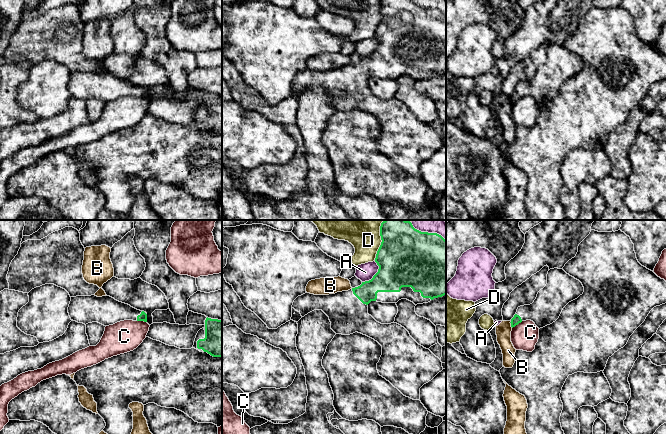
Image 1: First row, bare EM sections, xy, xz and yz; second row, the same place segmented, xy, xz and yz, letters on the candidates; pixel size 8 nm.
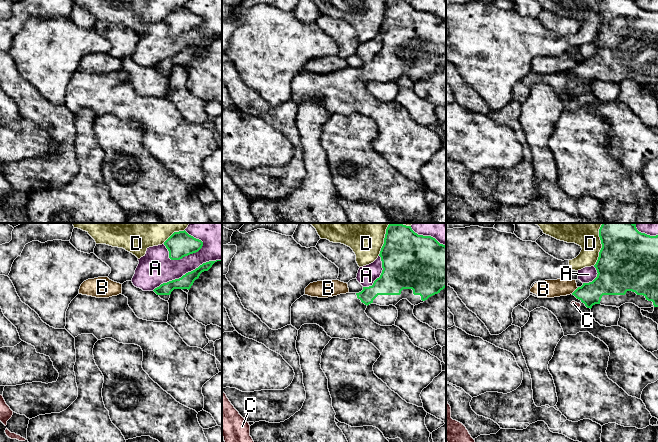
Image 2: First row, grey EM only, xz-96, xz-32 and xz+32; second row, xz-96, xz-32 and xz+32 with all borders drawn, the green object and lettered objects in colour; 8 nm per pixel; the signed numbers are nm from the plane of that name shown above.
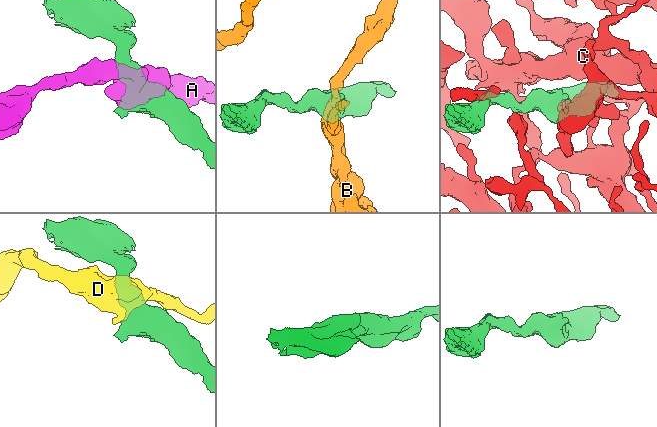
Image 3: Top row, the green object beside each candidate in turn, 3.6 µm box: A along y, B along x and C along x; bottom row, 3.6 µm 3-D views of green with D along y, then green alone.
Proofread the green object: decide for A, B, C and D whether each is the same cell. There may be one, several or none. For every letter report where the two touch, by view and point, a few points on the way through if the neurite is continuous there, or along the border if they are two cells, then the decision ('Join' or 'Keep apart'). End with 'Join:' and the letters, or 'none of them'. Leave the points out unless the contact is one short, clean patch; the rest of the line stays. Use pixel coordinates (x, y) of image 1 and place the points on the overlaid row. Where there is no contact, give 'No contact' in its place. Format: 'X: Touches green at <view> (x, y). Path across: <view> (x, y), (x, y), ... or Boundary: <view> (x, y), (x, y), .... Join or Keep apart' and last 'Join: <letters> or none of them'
A: Touches green at xz (375, 274). Keep apart
B: Touches green at yz (511, 324). Boundary: yz (510, 320), (512, 327). Keep apart
C: Touches green at yz (517, 324). Keep apart
D: Touches green at xz (381, 239). Keep apart
Join: none of them

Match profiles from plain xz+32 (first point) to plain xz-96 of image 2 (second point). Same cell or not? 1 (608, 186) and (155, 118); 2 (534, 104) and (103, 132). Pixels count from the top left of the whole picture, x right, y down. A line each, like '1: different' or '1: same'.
1: different
2: different

